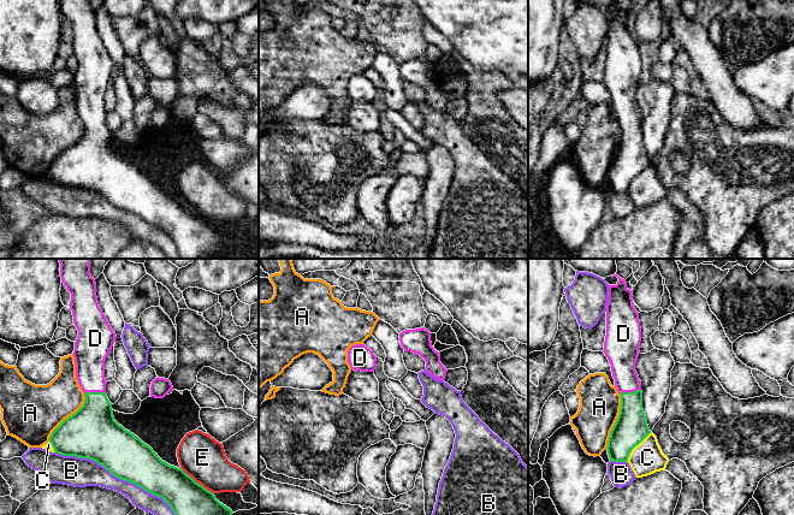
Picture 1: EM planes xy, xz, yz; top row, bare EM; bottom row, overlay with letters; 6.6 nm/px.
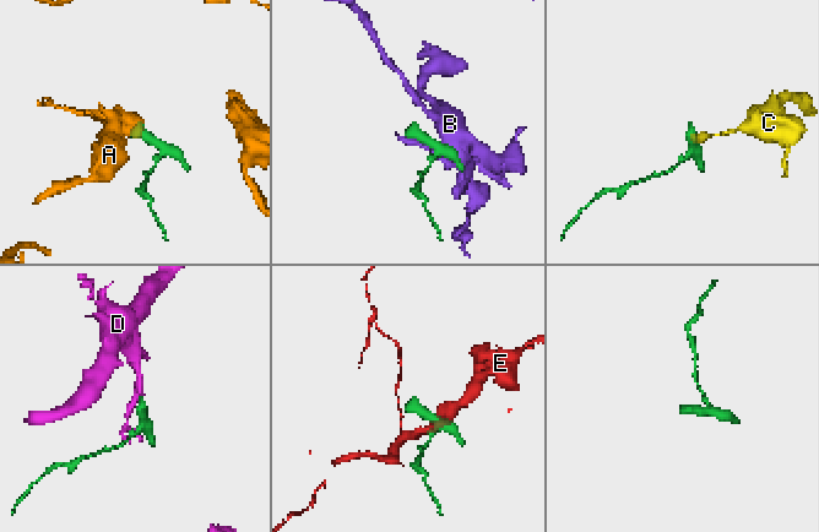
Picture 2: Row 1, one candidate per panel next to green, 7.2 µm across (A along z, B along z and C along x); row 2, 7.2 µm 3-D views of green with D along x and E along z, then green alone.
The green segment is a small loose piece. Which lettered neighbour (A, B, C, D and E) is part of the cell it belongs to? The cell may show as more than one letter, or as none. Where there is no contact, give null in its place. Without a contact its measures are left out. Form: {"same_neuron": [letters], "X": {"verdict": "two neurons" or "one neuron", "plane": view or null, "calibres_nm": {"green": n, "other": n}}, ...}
{"same_neuron": ["D"], "A": {"verdict": "two neurons", "plane": "yz", "calibres_nm": {"green": 220, "other": 280}}, "B": {"verdict": "two neurons", "plane": "xy", "calibres_nm": {"green": 300, "other": 180}}, "C": {"verdict": "two neurons", "plane": "yz", "calibres_nm": {"green": 220, "other": 220}}, "D": {"verdict": "one neuron", "plane": "xy", "calibres_nm": {"green": 320, "other": 200}}, "E": {"verdict": "two neurons", "plane": "xy", "calibres_nm": {"green": 300, "other": 300}}}

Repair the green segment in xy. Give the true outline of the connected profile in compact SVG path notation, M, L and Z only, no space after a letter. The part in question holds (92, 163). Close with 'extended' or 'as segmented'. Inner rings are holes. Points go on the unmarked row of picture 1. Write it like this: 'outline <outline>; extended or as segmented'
outline M60 0L60 7L71 24L69 36L78 60L73 81L76 108L85 130L75 144L52 162L49 173L54 182L64 187L95 191L113 207L162 229L174 243L178 259L211 259L221 250L231 248L232 241L220 233L213 223L196 213L182 199L162 191L149 176L114 150L112 134L106 125L105 91L117 66L99 36L96 13L90 0Z; extended

